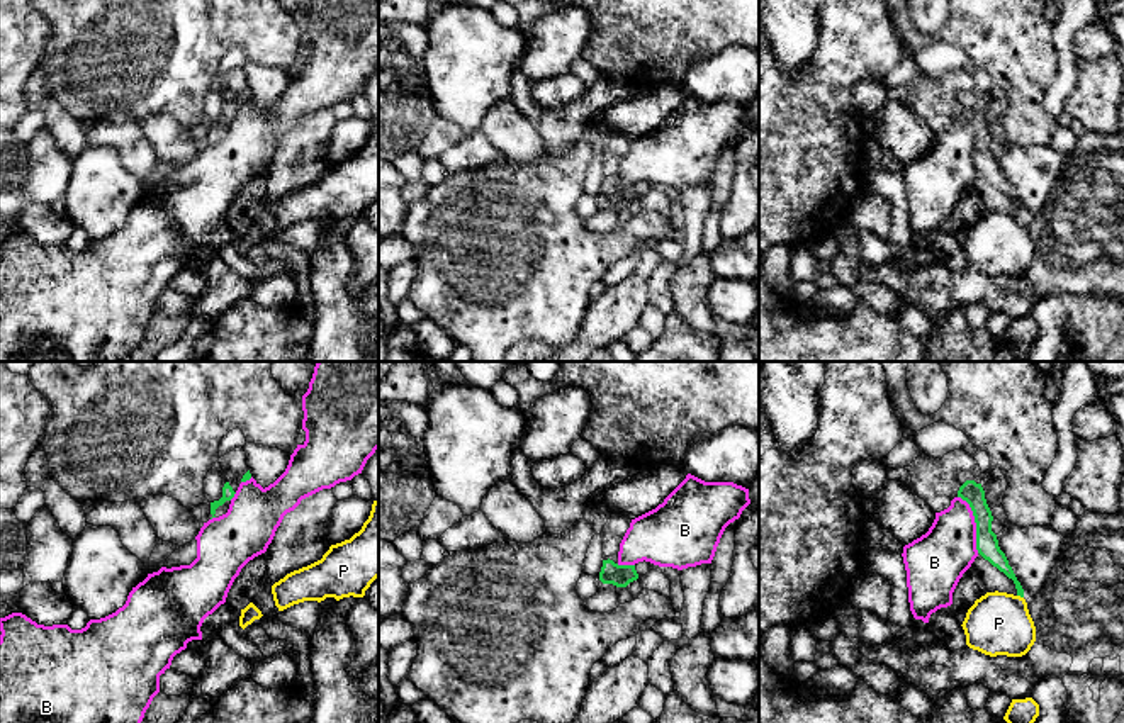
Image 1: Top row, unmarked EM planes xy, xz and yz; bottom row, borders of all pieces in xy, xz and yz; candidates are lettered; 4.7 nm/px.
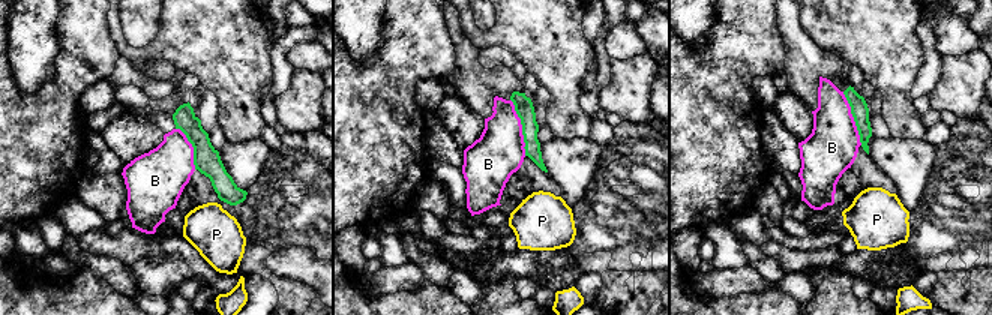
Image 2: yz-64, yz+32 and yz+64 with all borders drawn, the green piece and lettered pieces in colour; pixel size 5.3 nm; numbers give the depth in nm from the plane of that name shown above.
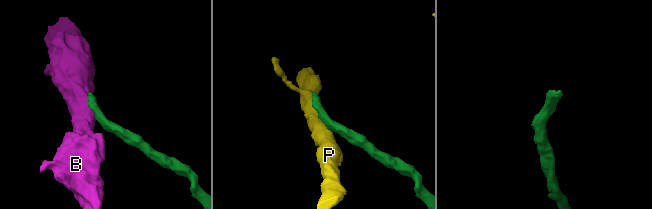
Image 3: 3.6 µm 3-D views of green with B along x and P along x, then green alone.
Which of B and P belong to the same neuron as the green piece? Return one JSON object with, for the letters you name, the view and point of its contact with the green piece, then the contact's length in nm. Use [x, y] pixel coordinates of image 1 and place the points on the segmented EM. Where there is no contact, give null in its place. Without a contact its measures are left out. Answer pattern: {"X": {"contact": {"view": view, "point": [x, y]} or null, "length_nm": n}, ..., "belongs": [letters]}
{"belongs": []}

